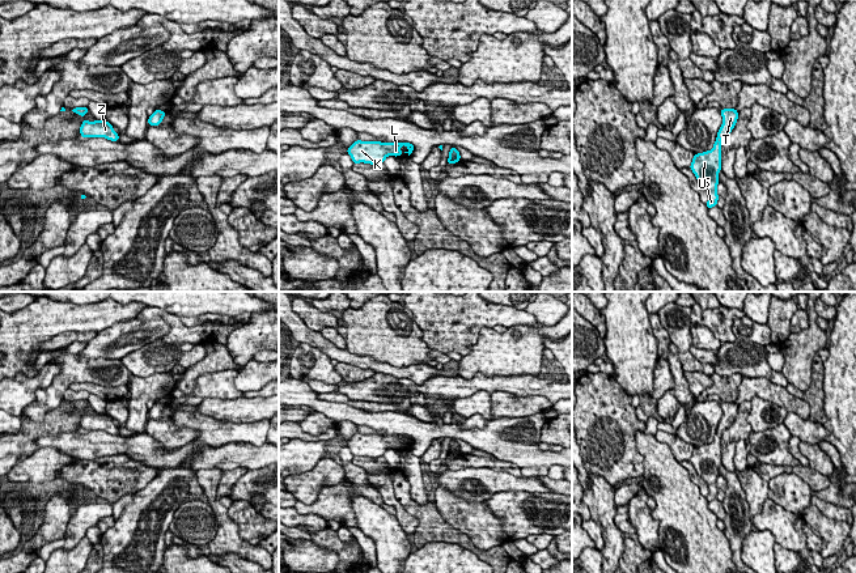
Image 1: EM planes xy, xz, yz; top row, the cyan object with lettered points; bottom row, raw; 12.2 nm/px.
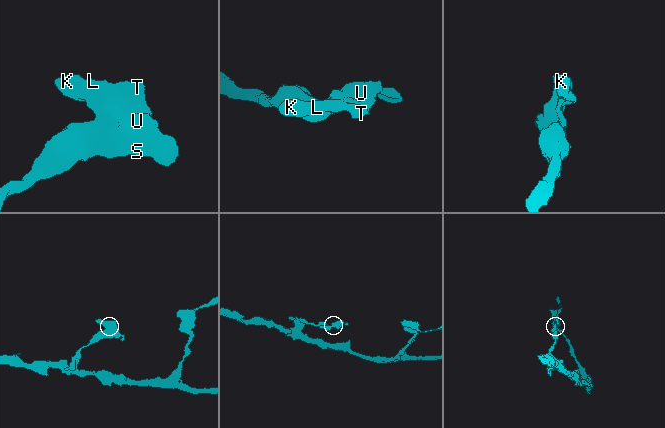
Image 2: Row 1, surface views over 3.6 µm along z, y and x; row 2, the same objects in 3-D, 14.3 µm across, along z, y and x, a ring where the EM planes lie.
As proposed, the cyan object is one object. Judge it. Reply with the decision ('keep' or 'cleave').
keep

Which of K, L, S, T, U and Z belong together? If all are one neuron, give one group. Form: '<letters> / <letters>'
K L S T U Z

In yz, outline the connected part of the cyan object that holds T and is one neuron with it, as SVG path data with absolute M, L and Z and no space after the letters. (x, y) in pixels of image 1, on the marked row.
M736 109L720 110L722 124L717 132L716 141L711 150L694 154L690 169L695 174L698 182L708 191L707 208L713 208L717 204L717 184L719 173L721 171L721 143L737 124L738 111Z

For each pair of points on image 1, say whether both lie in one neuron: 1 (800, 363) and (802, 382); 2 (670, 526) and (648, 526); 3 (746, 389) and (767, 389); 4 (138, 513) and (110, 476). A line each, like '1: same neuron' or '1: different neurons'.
1: same neuron
2: different neurons
3: same neuron
4: different neurons

